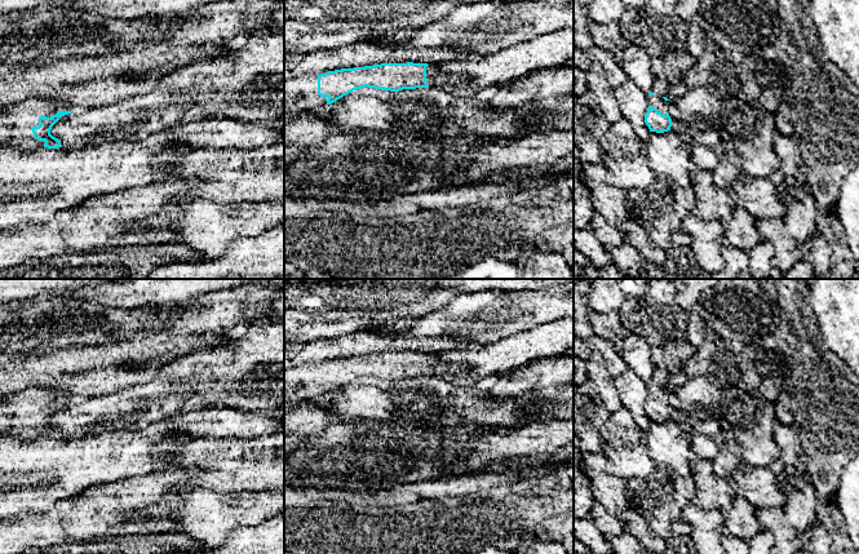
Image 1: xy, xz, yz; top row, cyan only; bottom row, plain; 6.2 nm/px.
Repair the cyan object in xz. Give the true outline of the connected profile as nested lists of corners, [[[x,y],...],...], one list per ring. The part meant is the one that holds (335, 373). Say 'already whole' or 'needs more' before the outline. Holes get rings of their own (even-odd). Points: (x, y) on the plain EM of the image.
needs more; [[[381,353],[341,358],[318,365],[284,369],[284,402],[316,402],[359,377],[390,381],[416,377],[443,377],[468,371],[465,364],[444,363],[433,353]]]

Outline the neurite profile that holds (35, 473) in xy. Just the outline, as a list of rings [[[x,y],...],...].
[[[173,416],[142,429],[102,430],[89,436],[21,439],[0,435],[0,519],[48,511],[63,498],[124,478],[177,467],[177,447],[190,440]]]

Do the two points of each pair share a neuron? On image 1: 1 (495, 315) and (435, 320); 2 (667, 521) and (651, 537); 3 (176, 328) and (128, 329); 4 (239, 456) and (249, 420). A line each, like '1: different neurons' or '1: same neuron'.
1: same neuron
2: different neurons
3: different neurons
4: different neurons

